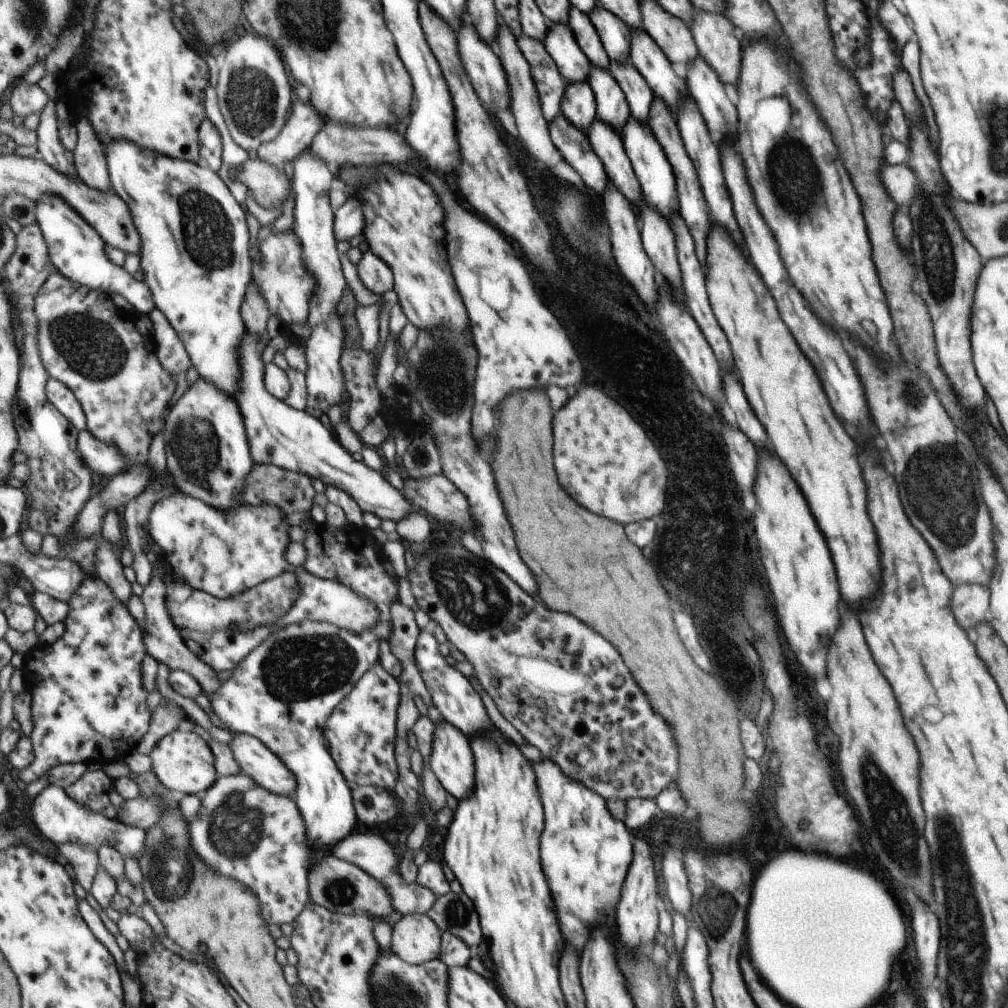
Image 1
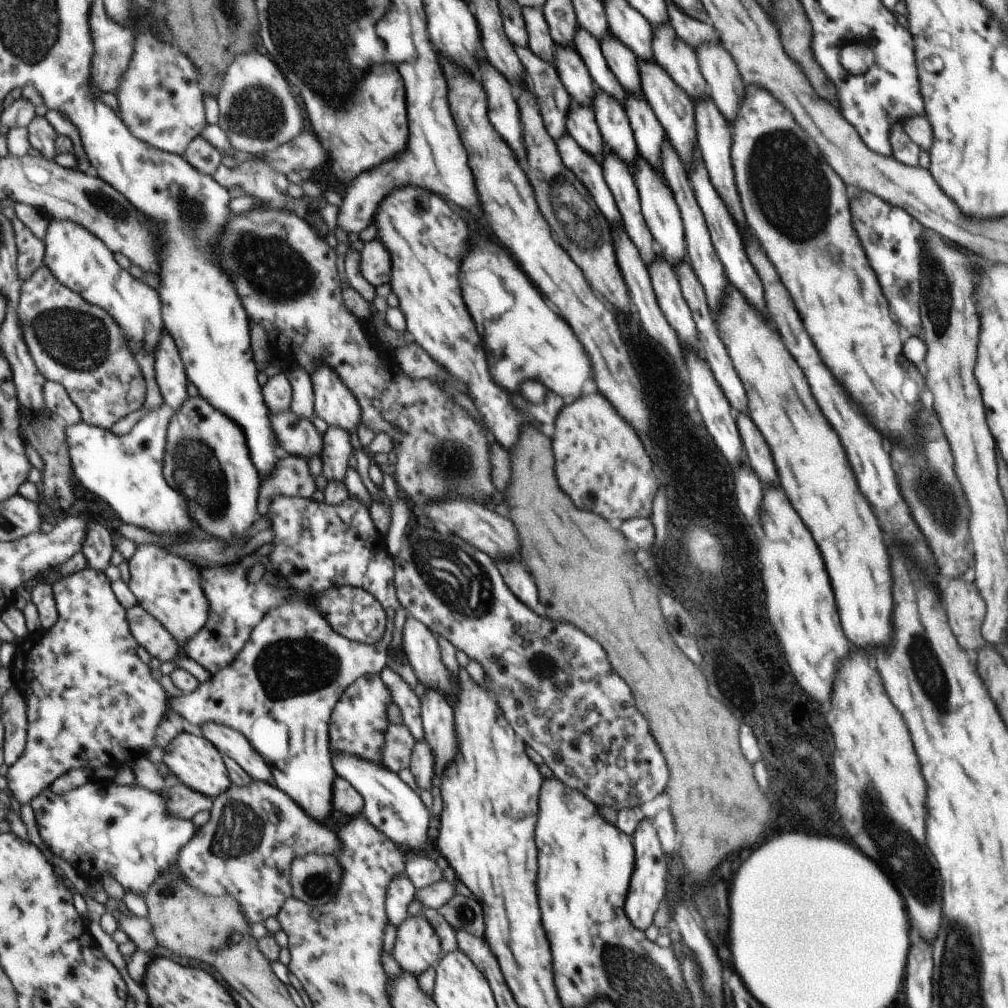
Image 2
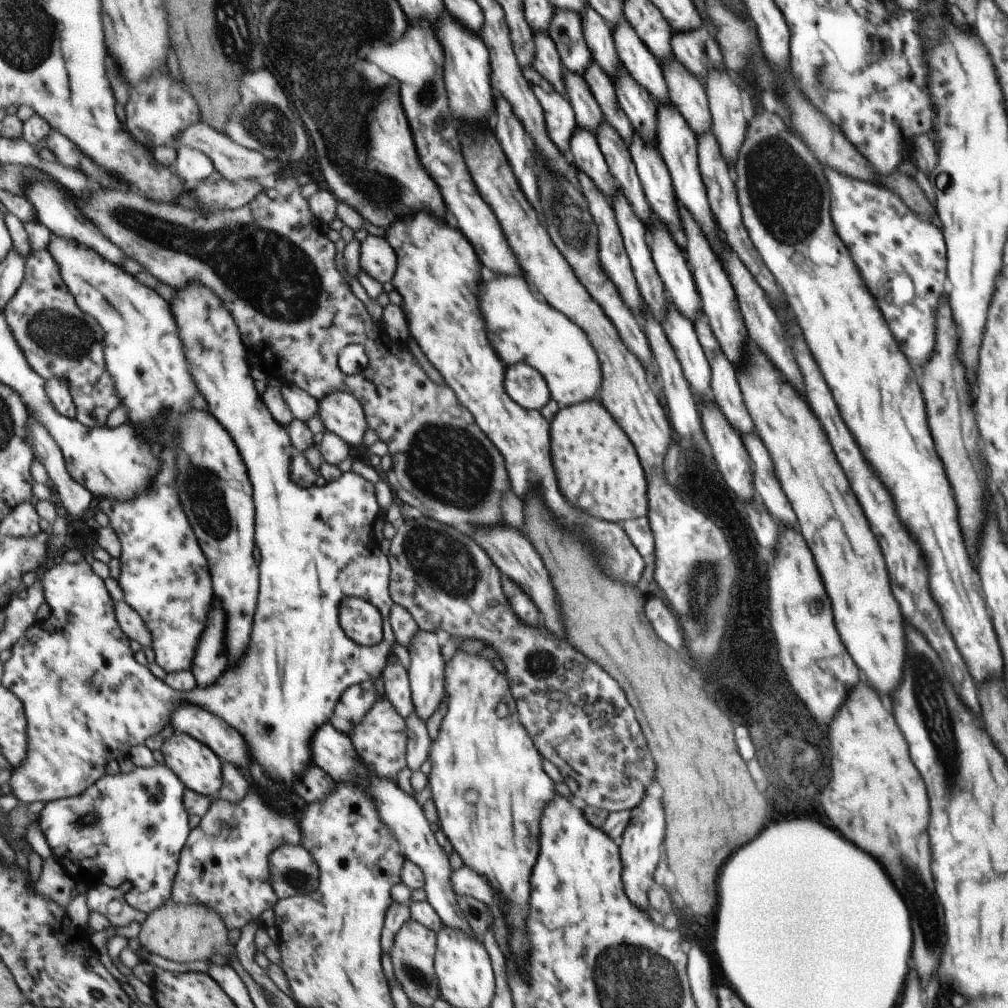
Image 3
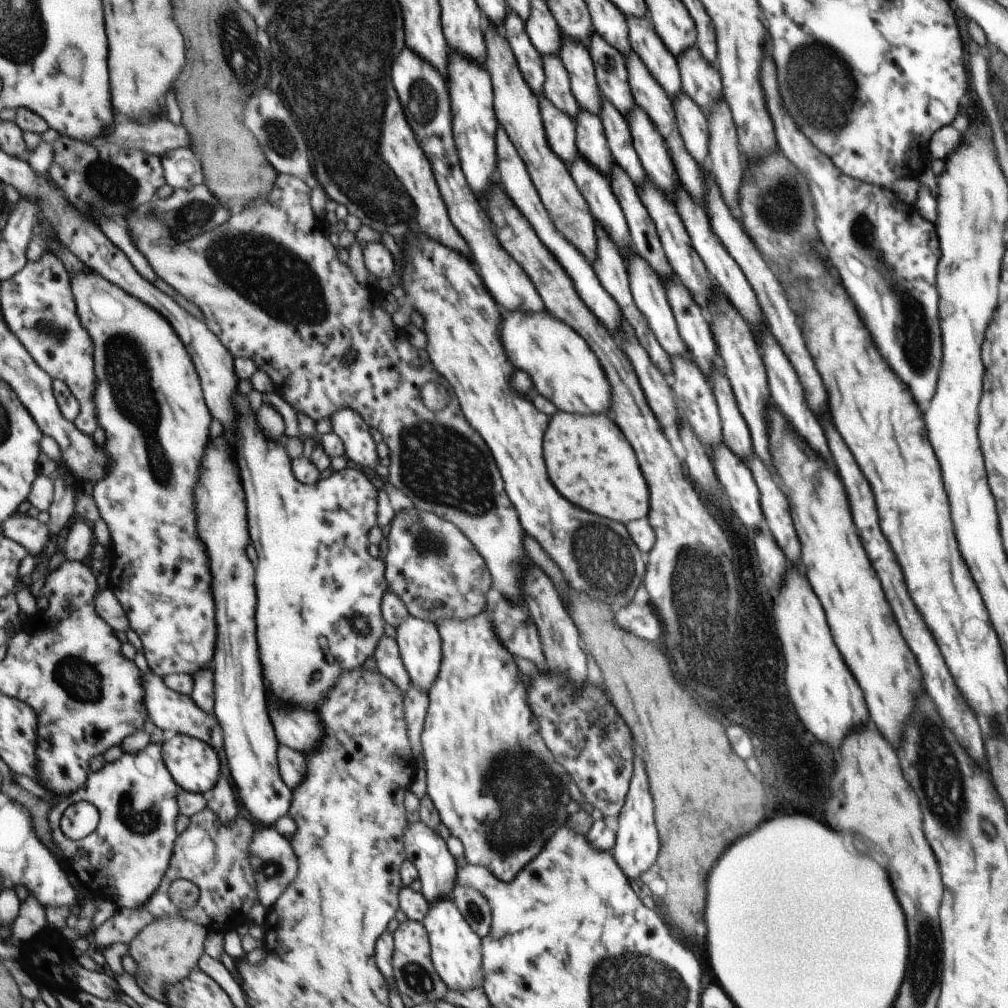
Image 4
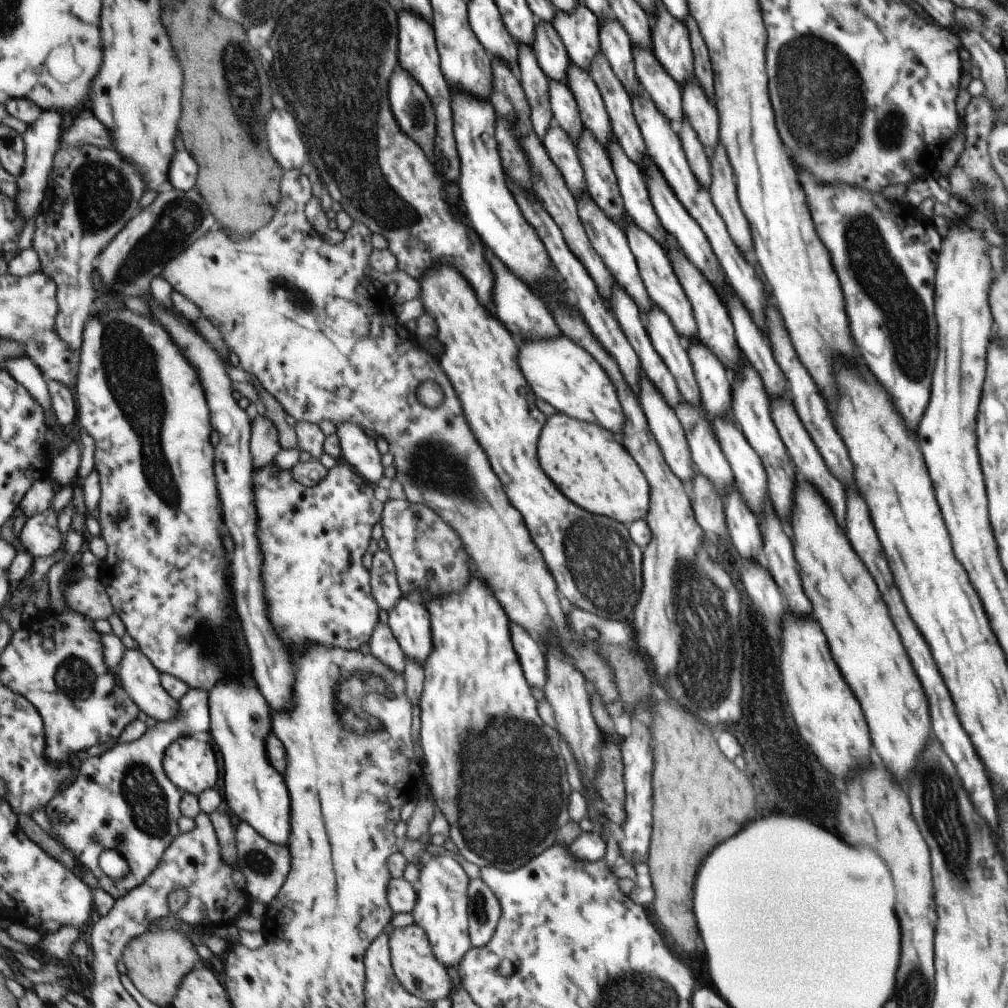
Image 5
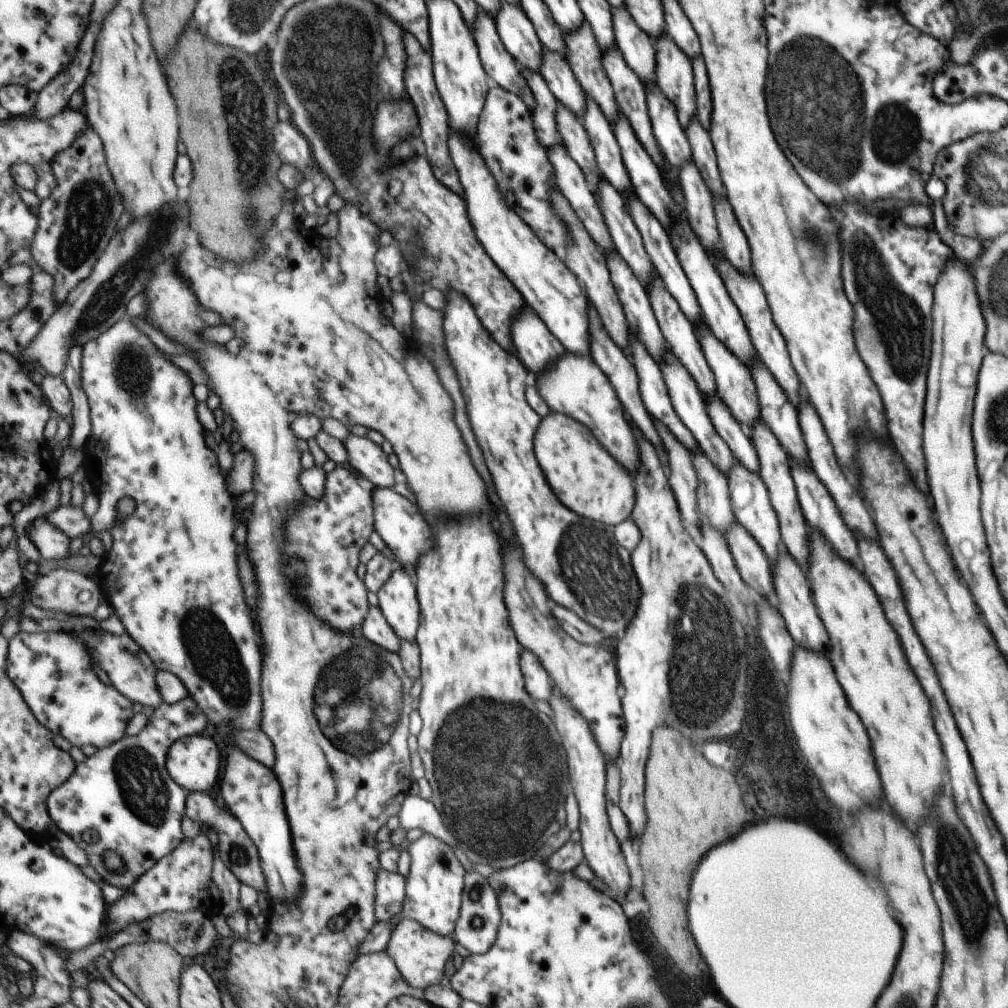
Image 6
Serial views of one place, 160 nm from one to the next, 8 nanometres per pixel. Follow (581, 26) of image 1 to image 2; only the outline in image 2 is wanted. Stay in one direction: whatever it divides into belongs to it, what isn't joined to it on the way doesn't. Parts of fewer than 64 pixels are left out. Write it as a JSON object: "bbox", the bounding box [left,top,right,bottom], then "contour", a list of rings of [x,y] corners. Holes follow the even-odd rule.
{"bbox":[572,25,624,108],"contour":[[[577,25],[573,35],[572,46],[584,62],[595,87],[611,95],[612,99],[619,101],[624,108],[624,88],[607,66],[598,40],[591,36],[587,30]]]}

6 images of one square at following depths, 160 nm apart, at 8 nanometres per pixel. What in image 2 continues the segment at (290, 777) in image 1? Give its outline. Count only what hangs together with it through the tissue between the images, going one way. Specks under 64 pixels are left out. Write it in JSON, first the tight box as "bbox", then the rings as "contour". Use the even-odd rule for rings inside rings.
{"bbox":[201,723,274,784],"contour":[[[217,723],[204,724],[201,730],[223,755],[228,754],[236,760],[254,780],[274,784],[274,772],[268,760],[252,745],[246,734]]]}

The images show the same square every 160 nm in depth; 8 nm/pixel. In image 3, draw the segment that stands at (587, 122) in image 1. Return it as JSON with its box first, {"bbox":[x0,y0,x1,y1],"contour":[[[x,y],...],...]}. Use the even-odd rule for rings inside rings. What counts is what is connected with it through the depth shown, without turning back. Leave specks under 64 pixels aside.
{"bbox":[567,126,619,202],"contour":[[[575,126],[569,141],[567,156],[569,162],[573,164],[573,170],[584,172],[609,202],[615,193],[619,193],[616,179],[608,169],[607,161],[593,132]]]}

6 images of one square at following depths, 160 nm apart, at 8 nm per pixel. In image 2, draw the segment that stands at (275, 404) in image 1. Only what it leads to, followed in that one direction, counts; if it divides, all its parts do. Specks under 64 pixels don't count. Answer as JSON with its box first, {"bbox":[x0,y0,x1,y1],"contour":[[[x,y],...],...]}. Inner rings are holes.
{"bbox":[270,409,324,459],"contour":[[[293,409],[273,413],[270,410],[270,421],[283,454],[310,459],[324,456],[324,434],[317,430],[311,419],[299,416]]]}

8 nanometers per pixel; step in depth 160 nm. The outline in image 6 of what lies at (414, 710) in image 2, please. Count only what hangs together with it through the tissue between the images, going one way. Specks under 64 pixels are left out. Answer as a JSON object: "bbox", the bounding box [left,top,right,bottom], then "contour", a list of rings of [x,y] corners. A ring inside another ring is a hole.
{"bbox":[362,606,402,654],"contour":[[[379,606],[372,607],[368,618],[362,626],[362,630],[365,638],[386,648],[388,651],[398,654],[401,650],[402,640],[388,623],[387,618],[385,618]]]}

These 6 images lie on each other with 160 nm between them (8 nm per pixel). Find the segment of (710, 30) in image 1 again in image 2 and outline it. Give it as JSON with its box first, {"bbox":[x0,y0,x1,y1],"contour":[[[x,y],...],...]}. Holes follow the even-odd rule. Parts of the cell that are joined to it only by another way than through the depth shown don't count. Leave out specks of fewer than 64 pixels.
{"bbox":[694,42,745,125],"contour":[[[717,42],[701,44],[694,51],[701,76],[708,86],[707,94],[717,110],[728,120],[728,125],[731,125],[744,96],[745,86],[735,68],[735,62]]]}

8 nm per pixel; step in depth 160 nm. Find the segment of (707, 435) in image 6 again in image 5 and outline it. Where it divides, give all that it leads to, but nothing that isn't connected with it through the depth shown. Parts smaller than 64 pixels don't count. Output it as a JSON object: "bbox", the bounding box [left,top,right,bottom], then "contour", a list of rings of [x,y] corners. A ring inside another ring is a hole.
{"bbox":[642,303,701,406],"contour":[[[651,303],[642,320],[652,347],[676,380],[681,400],[701,406],[700,392],[683,338],[678,335],[668,316]]]}

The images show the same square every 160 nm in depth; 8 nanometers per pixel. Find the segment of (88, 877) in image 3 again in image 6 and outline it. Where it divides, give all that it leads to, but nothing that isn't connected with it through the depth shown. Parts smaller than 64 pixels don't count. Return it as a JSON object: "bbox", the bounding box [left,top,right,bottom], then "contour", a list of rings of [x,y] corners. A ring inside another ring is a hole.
{"bbox":[48,696,210,889],"contour":[[[189,696],[172,705],[164,703],[160,708],[154,709],[149,724],[141,734],[134,737],[126,735],[119,742],[98,749],[94,755],[80,762],[74,775],[48,798],[48,809],[54,822],[83,847],[93,868],[106,884],[131,889],[140,880],[140,876],[151,870],[164,856],[171,854],[184,840],[183,820],[189,791],[179,786],[168,771],[168,752],[174,742],[191,735],[209,733],[210,728],[209,717],[193,697]],[[91,828],[95,829],[100,837],[95,846],[83,842],[83,832]],[[105,851],[115,851],[123,857],[128,868],[125,876],[105,870],[104,864],[99,862]]]}

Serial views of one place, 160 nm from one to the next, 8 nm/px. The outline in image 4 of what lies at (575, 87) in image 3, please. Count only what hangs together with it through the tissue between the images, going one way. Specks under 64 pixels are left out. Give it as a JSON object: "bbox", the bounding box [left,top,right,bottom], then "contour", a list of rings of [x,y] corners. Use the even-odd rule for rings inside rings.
{"bbox":[573,108,614,178],"contour":[[[579,108],[573,124],[576,152],[609,178],[610,166],[614,162],[603,134],[600,118],[588,110]]]}

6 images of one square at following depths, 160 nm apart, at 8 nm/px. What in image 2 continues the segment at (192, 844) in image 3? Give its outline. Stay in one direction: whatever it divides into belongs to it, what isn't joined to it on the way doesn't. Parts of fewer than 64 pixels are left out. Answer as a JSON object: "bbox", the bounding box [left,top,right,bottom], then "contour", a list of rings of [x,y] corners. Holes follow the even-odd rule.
{"bbox":[178,780,340,923],"contour":[[[254,780],[247,786],[232,784],[223,794],[214,798],[210,819],[197,828],[194,837],[181,849],[178,866],[196,889],[213,896],[233,895],[242,906],[250,923],[265,922],[271,916],[277,918],[284,904],[294,896],[292,865],[301,855],[339,854],[340,836],[335,830],[327,830],[309,816],[297,802],[289,802],[289,796],[271,782]]]}

